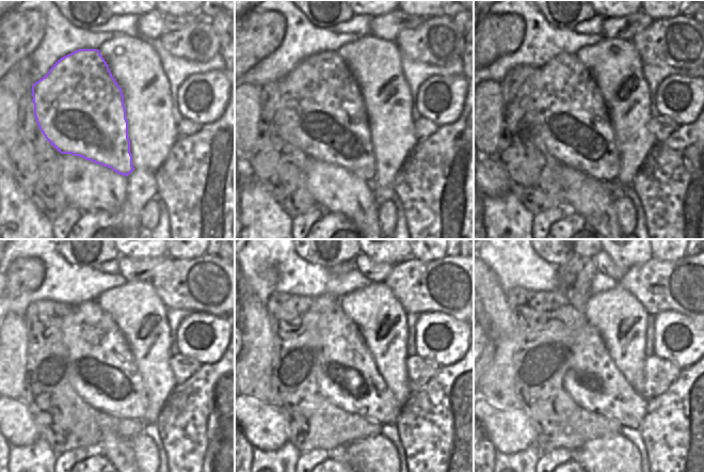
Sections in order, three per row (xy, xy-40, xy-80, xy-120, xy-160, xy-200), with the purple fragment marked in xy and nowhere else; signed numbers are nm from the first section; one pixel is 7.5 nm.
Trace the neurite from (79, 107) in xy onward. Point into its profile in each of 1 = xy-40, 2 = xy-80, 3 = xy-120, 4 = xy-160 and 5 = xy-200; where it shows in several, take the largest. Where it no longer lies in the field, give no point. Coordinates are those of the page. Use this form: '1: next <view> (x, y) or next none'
1: next xy-40 (321, 110)
2: next xy-80 (562, 100)
3: next xy-120 (108, 379)
4: next xy-160 (349, 377)
5: next xy-200 (593, 381)

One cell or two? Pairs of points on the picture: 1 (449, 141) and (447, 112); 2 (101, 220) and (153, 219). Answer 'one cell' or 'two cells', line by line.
1: two cells
2: two cells

